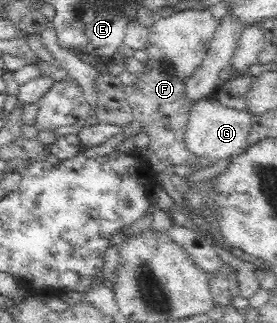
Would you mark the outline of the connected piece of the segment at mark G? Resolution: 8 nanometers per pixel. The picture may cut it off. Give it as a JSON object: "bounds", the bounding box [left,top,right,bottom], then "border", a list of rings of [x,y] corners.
{"bounds":[184,98,252,159],"border":[[[203,98],[193,106],[184,133],[184,142],[189,151],[199,157],[229,159],[243,153],[248,148],[249,130],[252,128],[252,115],[221,105],[214,98]]]}

